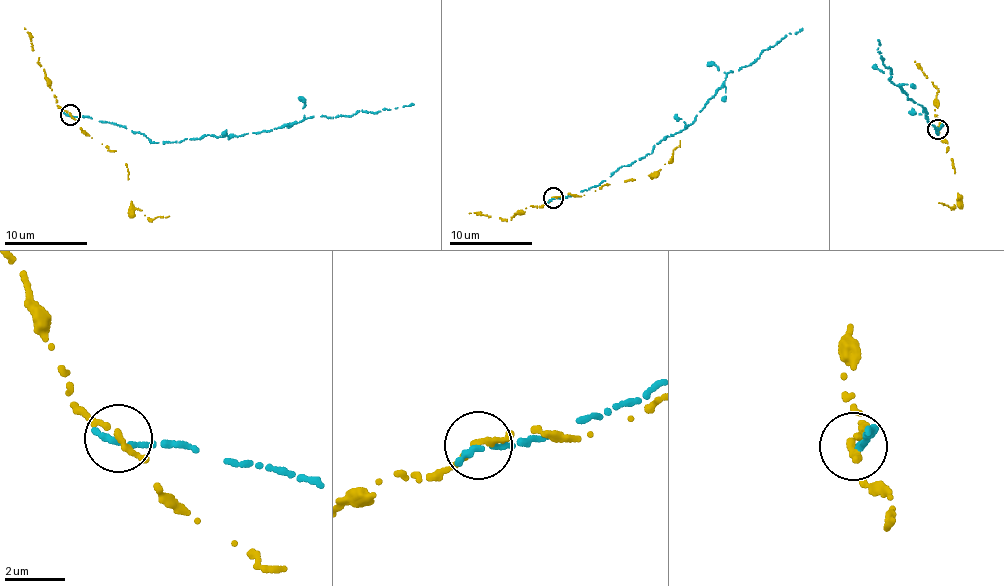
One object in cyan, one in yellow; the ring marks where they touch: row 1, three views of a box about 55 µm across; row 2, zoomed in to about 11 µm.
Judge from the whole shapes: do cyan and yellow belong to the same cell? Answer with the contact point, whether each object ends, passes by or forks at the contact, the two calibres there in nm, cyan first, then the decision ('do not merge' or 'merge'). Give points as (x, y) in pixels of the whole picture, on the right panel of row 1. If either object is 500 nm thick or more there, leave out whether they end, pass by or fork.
at (937, 129); cyan ends there; yellow ends there; 280 nm thick on the cyan side, 280 nm on the other; do not merge

